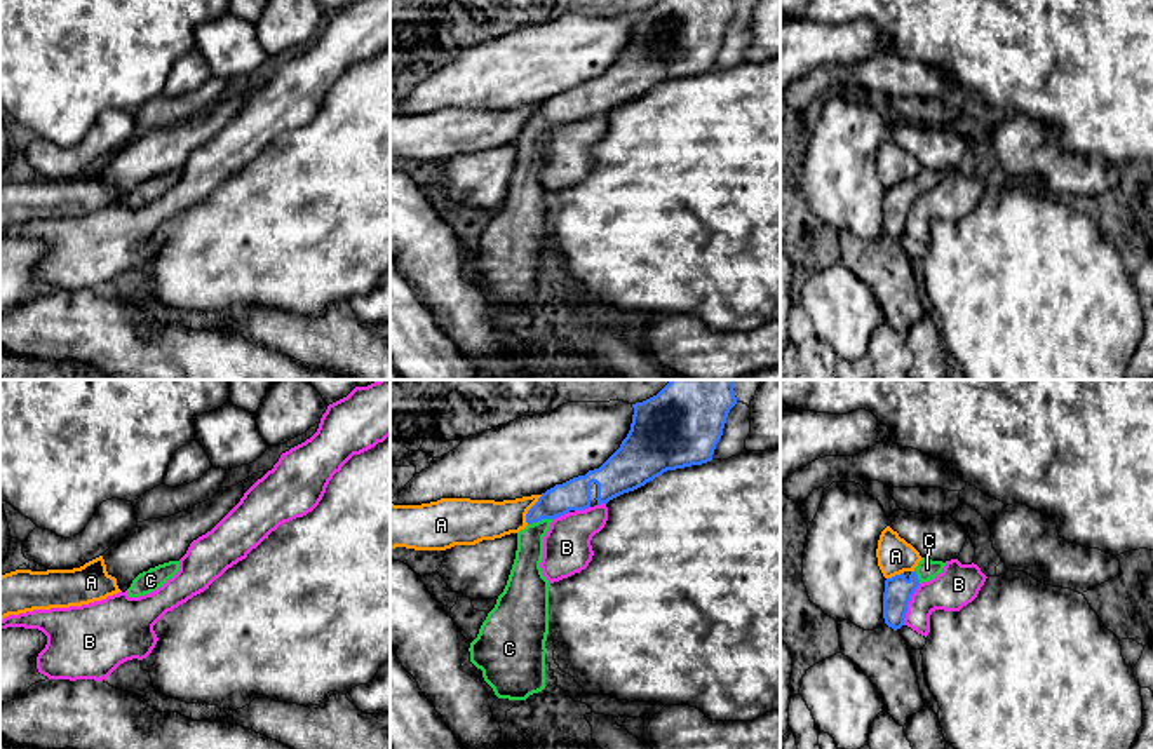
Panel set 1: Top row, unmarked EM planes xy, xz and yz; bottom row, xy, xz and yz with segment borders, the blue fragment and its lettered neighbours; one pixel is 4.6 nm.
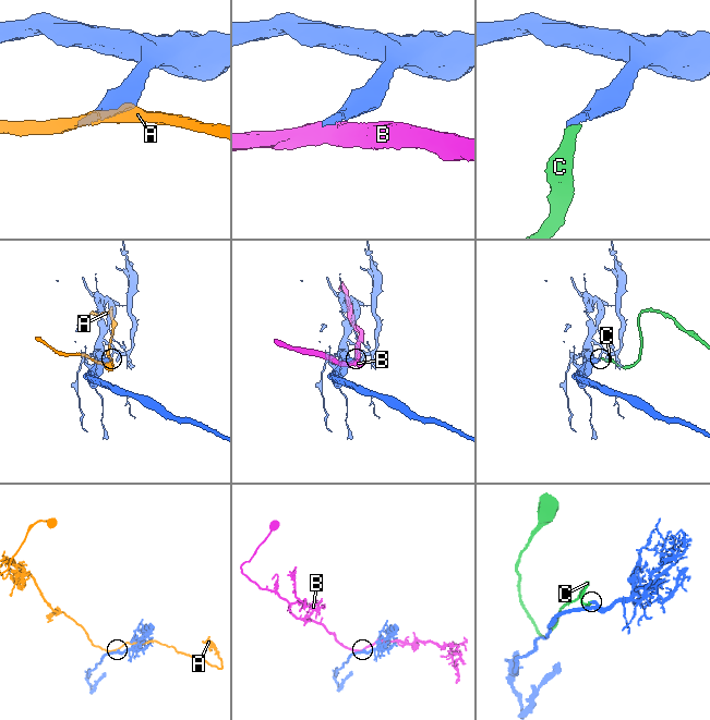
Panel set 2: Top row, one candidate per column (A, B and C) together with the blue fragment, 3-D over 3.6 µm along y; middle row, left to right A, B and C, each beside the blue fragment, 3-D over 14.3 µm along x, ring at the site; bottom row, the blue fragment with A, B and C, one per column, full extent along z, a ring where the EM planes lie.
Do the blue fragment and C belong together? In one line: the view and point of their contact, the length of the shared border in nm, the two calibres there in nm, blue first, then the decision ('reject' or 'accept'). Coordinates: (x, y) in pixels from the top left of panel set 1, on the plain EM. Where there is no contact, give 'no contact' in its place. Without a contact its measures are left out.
xz (539, 129) | 120 nm | 140/140 nm | accept

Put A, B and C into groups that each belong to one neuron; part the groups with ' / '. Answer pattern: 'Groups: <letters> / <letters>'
Groups: A / B / C

